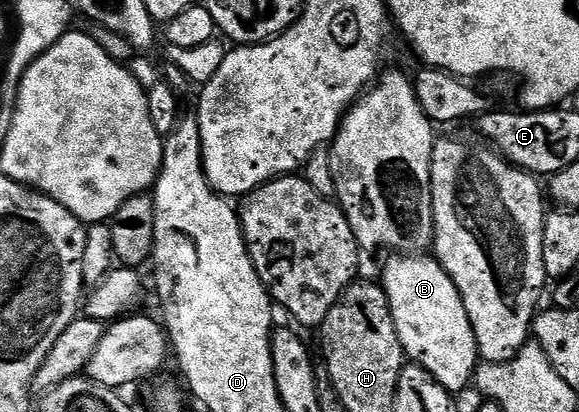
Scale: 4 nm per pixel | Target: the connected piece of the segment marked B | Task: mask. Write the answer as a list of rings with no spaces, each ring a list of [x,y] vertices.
[[[394,253],[387,259],[390,260],[382,267],[380,286],[386,290],[405,358],[424,368],[446,391],[459,393],[466,386],[469,388],[480,356],[464,301],[452,277],[448,277],[434,257],[407,257]]]

